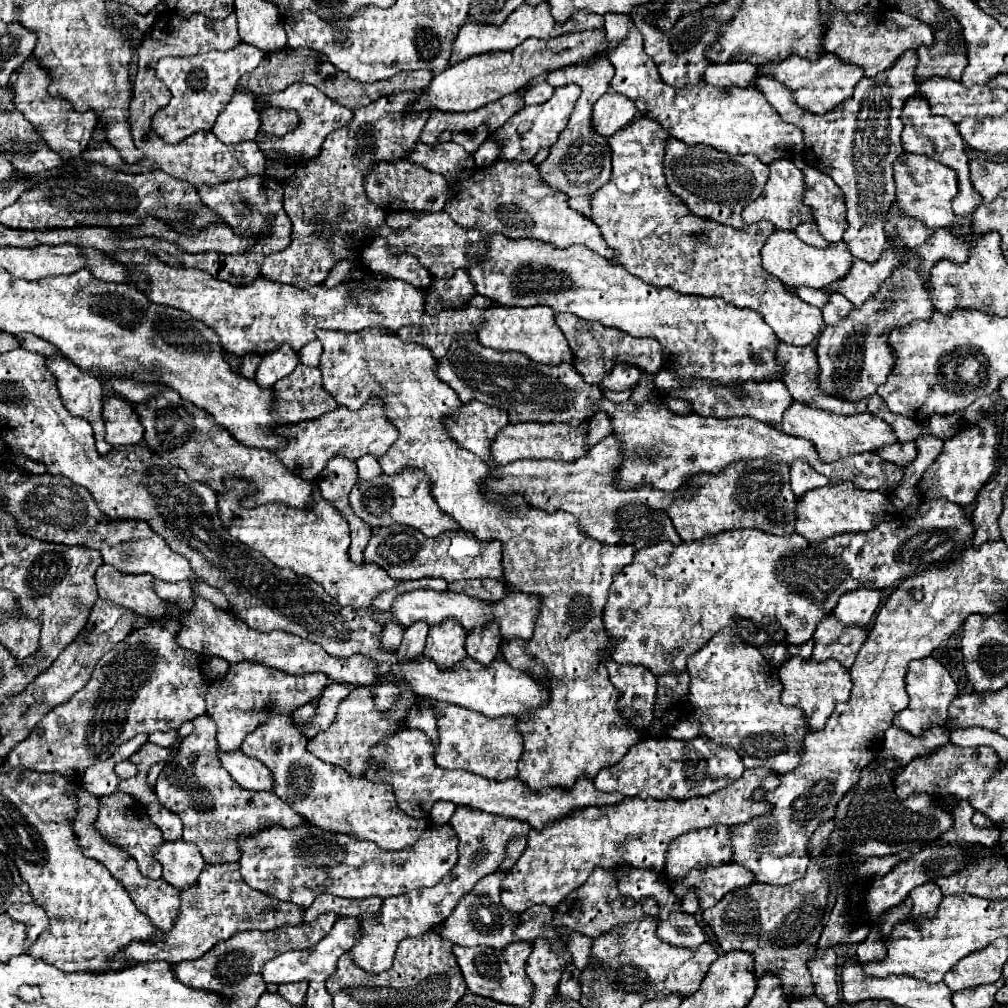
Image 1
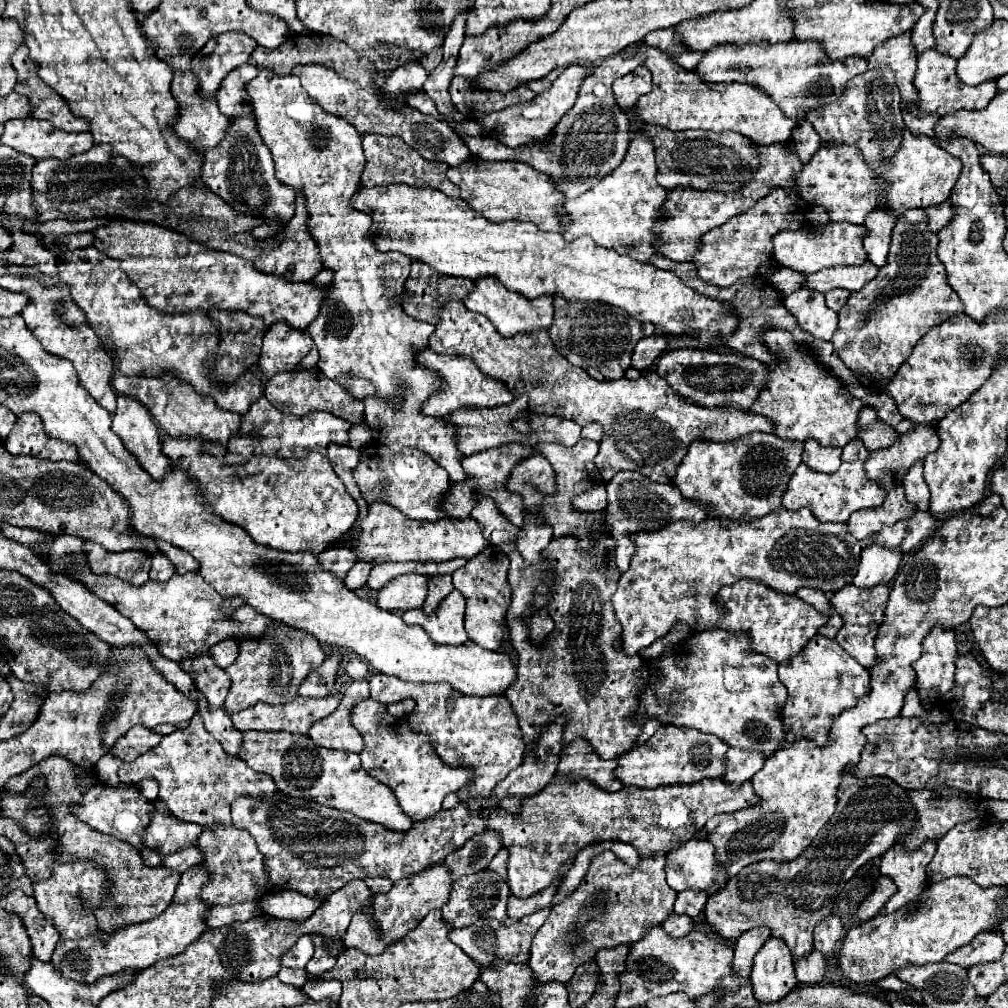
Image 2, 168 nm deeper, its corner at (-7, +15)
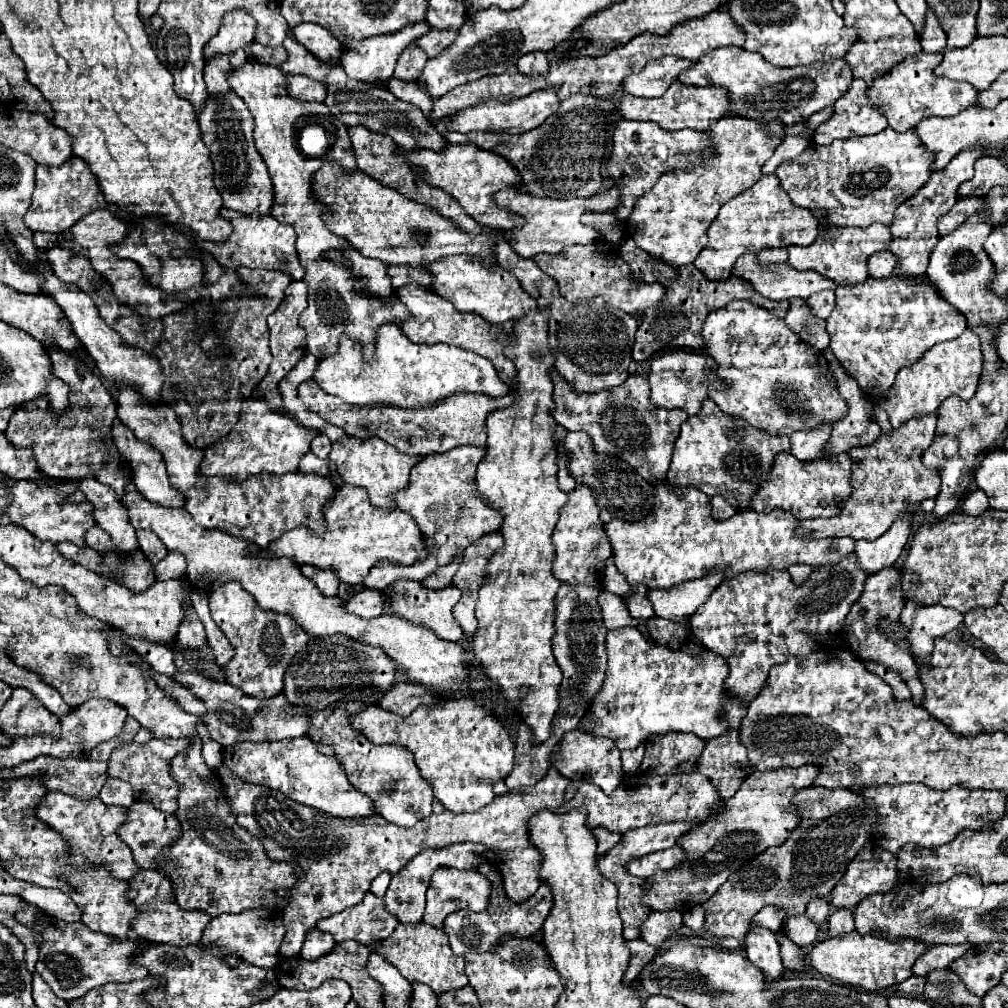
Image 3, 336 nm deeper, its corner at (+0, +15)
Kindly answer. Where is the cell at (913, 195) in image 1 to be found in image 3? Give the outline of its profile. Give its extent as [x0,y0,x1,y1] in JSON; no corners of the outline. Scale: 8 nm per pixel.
[776,129,934,227]

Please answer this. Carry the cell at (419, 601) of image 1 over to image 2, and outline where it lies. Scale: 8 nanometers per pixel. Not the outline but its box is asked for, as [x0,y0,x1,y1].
[375,575,427,611]

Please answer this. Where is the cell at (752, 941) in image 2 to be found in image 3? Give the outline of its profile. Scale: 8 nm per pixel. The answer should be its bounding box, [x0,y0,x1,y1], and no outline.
[750,907,784,931]

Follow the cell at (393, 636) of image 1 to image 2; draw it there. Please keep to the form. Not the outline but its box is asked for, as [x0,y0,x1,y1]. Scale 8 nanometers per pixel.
[403,589,467,645]

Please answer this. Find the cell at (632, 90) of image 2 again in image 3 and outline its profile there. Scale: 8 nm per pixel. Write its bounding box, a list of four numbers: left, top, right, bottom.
[622,57,692,97]

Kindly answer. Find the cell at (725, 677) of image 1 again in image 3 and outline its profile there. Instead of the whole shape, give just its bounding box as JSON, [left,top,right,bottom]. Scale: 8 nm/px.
[590,627,748,749]

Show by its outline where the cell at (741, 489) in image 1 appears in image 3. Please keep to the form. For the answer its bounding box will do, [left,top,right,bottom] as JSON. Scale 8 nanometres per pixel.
[668,399,790,511]

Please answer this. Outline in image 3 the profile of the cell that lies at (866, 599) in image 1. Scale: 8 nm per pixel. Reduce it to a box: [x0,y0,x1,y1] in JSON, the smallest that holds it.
[854,517,912,575]

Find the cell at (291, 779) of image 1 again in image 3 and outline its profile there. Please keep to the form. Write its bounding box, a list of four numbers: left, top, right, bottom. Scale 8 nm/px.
[224,737,376,819]

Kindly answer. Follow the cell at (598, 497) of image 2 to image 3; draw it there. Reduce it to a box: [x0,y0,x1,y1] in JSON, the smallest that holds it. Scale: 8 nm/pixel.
[552,485,612,587]

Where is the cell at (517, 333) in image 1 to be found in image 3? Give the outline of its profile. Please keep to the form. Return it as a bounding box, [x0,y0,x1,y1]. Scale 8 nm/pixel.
[428,255,538,325]

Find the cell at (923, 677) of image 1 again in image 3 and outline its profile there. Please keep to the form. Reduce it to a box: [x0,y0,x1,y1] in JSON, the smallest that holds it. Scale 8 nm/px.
[900,603,962,667]

